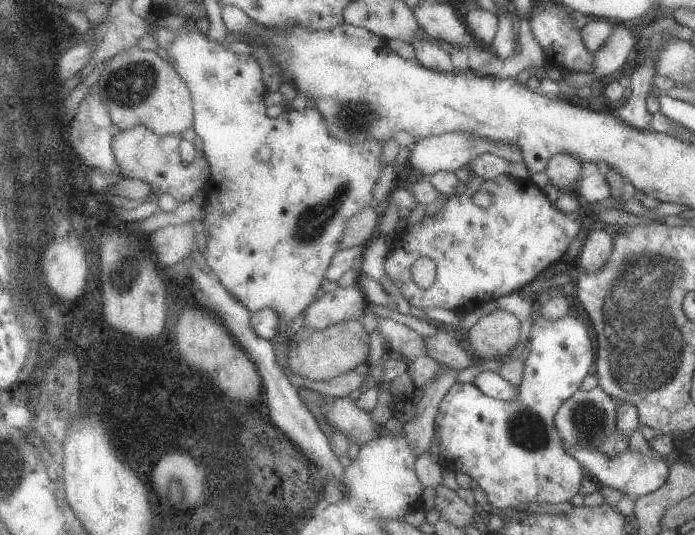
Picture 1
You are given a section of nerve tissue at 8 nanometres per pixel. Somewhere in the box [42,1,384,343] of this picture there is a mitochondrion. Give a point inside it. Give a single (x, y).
(131, 84)

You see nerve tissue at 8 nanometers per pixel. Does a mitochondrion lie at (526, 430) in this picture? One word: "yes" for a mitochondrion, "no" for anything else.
yes

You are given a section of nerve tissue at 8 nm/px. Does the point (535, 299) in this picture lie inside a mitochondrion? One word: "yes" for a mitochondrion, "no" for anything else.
no

